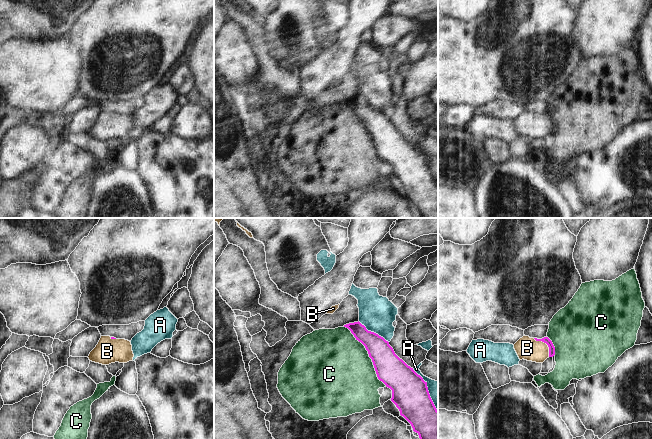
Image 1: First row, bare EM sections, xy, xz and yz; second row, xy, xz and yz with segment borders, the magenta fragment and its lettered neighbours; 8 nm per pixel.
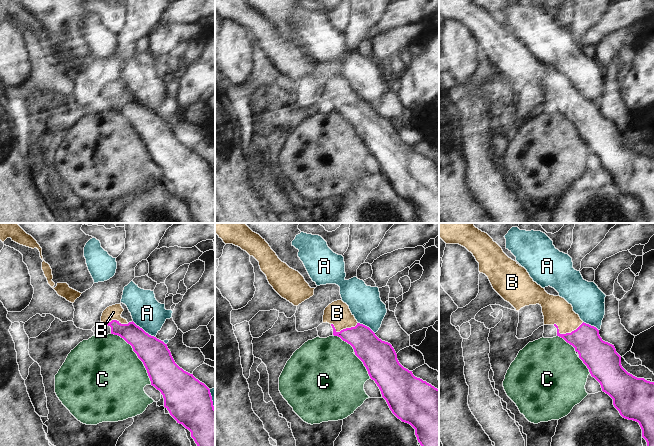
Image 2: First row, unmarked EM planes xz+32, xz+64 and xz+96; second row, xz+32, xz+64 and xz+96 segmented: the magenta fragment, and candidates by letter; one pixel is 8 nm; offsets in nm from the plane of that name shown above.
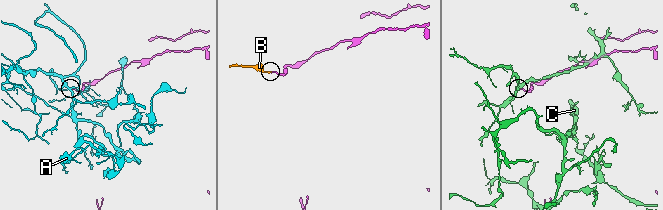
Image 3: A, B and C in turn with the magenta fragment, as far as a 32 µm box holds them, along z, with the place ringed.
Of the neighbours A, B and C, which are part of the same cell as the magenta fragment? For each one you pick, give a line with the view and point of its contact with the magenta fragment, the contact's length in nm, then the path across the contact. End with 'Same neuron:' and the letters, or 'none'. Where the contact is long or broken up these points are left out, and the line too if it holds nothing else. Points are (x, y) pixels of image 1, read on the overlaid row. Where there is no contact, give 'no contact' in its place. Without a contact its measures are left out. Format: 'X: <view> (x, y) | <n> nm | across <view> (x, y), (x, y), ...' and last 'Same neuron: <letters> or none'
B: yz (546, 343) | 200 nm | across yz (546, 340), (546, 343), (541, 348), (527, 348)
Same neuron: B

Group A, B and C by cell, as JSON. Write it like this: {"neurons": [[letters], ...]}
{"neurons": [["A"], ["B"], ["C"]]}

